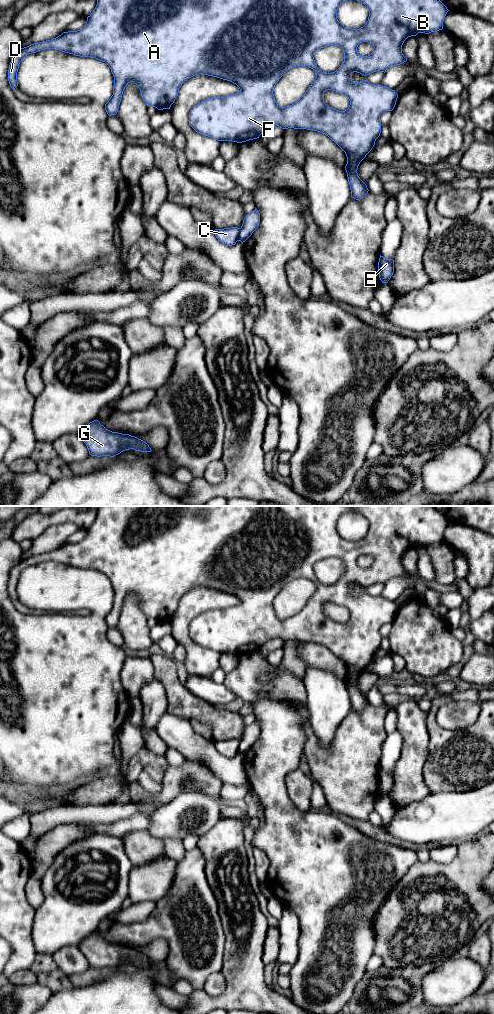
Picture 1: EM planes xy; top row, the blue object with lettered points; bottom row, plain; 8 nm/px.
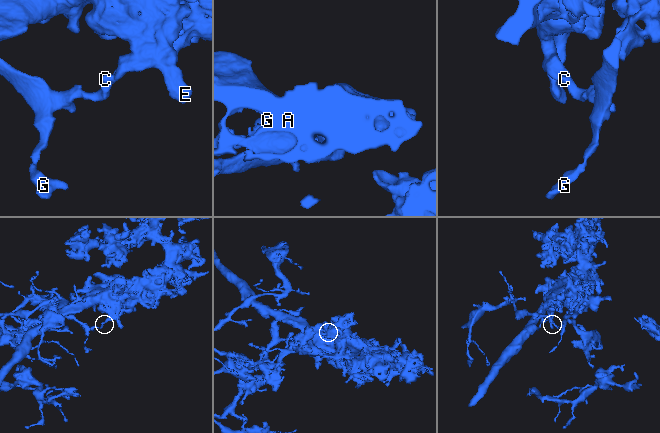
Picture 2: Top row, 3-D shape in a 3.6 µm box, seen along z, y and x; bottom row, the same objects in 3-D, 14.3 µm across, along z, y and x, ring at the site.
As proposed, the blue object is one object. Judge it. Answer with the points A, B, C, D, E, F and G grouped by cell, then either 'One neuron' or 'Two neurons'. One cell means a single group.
Groups: A B D E F / C G. Two neurons

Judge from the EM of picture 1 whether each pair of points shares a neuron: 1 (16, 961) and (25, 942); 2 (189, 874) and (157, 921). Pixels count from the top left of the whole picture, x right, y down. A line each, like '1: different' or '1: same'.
1: same
2: same

